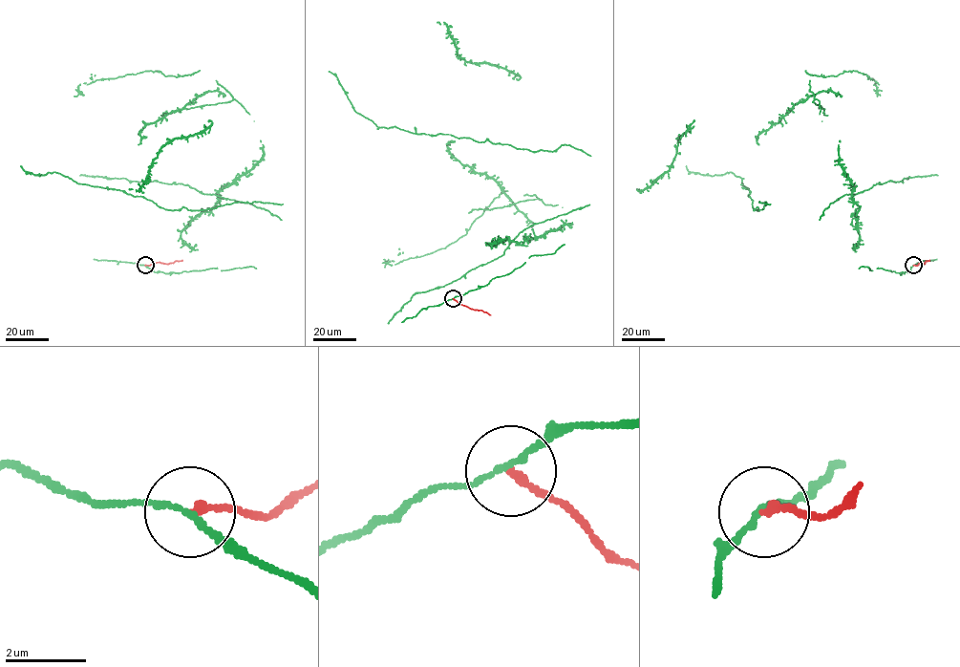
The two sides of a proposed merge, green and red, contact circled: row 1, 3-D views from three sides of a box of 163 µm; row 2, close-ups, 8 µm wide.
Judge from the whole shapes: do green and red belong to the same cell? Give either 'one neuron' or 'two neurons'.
two neurons

